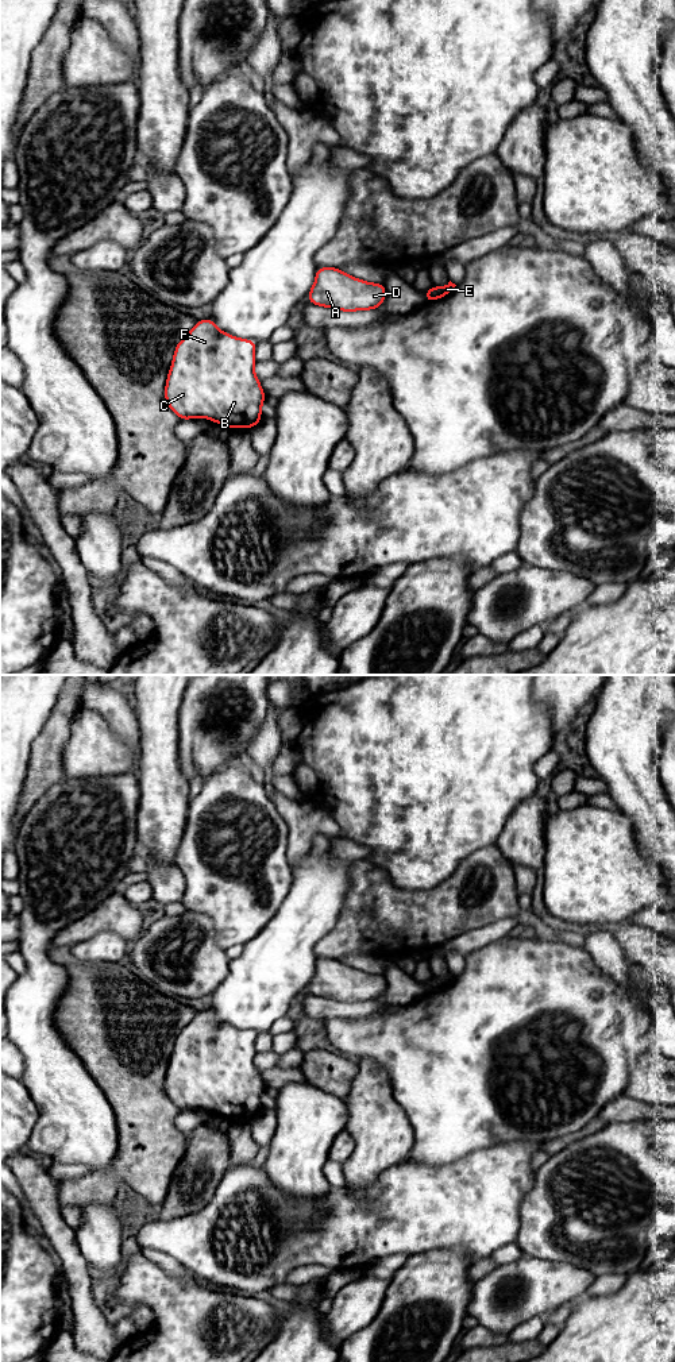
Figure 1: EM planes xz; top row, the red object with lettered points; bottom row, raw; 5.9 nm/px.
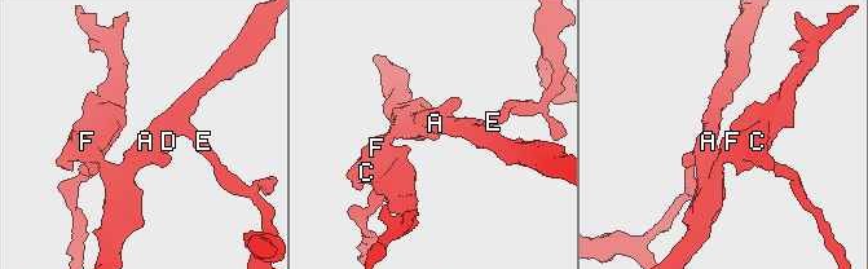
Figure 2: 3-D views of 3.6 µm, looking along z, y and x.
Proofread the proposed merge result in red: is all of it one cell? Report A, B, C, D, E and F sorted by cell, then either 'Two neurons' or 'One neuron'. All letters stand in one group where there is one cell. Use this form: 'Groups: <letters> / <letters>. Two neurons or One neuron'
Groups: A B C D F / E. Two neurons

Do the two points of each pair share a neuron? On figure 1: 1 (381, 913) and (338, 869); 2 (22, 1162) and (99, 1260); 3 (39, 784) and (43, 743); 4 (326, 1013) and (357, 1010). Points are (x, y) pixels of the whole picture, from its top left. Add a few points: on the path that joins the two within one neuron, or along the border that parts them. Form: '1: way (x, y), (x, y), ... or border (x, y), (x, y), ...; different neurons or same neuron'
1: border (351, 863), (350, 888), (340, 911); different neurons
2: border (74, 1230), (77, 1247), (87, 1260); different neurons
3: way (42, 774), (43, 753); same neuron
4: way (334, 1010), (348, 1010); same neuron

